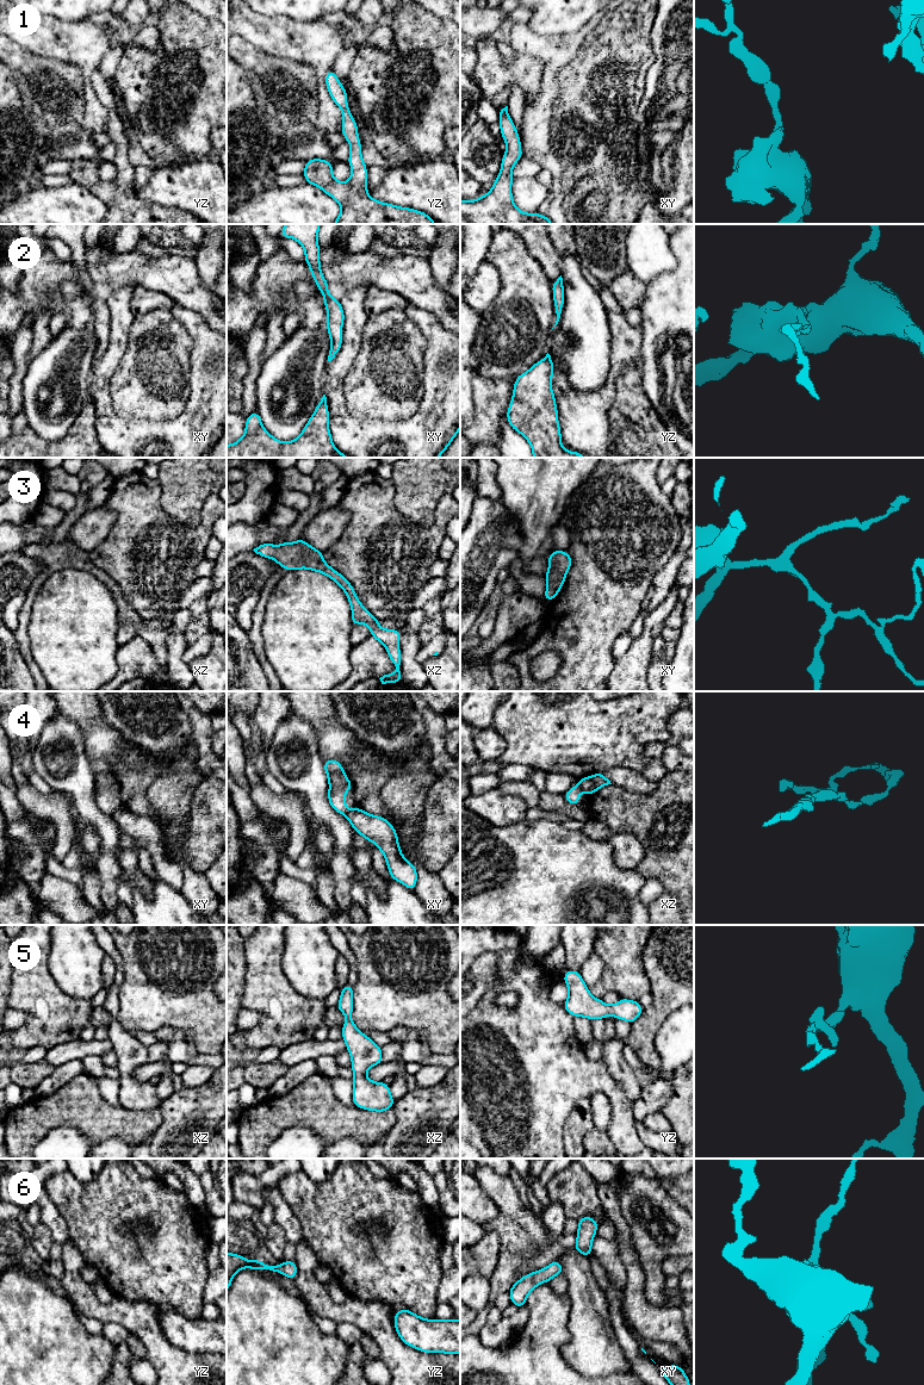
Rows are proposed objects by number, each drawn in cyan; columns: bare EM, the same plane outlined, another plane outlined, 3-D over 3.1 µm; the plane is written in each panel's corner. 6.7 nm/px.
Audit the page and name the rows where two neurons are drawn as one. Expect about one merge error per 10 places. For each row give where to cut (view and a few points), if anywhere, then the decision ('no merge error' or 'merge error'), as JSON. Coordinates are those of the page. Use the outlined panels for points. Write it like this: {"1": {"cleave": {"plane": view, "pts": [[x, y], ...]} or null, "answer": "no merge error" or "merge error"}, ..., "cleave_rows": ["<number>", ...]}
{"1": {"cleave": null, "answer": "no merge error"}, "2": {"cleave": null, "answer": "no merge error"}, "3": {"cleave": null, "answer": "no merge error"}, "4": {"cleave": {"plane": "xz", "pts": [[578, 783], [581, 788]]}, "answer": "merge error"}, "5": {"cleave": null, "answer": "no merge error"}, "6": {"cleave": null, "answer": "no merge error"}, "cleave_rows": ["4"]}

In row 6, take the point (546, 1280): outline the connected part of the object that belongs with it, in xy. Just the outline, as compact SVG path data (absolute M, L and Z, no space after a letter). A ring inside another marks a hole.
M556 1260L542 1269L523 1275L509 1290L511 1304L516 1305L519 1309L522 1308L526 1305L528 1294L538 1285L542 1281L548 1284L551 1279L558 1274L563 1274L563 1266L558 1260Z

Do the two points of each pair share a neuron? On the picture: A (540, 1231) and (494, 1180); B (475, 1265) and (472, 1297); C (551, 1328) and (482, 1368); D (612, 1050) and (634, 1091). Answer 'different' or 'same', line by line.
A: same
B: different
C: same
D: same

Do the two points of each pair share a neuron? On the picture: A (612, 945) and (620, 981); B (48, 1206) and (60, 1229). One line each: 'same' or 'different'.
A: same
B: same

